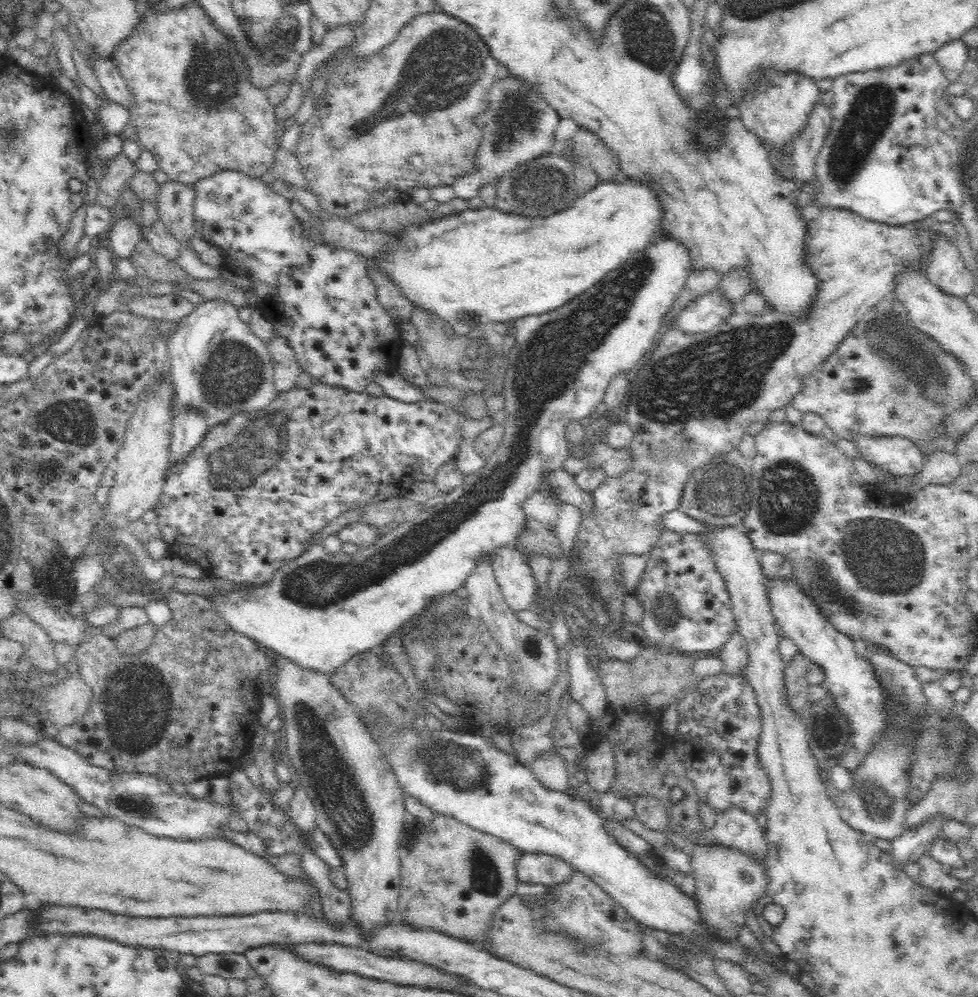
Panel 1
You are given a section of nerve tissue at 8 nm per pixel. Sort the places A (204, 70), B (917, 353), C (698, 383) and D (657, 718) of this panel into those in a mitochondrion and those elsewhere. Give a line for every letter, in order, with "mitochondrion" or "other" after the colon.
A: mitochondrion
B: mitochondrion
C: mitochondrion
D: other

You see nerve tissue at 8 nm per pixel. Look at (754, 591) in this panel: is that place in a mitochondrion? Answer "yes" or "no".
no

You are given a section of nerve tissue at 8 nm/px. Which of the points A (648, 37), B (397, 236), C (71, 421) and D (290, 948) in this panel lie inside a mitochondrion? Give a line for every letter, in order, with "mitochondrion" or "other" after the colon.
A: mitochondrion
B: other
C: mitochondrion
D: other

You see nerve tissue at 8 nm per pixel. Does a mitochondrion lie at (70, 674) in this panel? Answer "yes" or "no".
no

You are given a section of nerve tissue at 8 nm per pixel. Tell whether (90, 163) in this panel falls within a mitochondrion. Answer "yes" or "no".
no

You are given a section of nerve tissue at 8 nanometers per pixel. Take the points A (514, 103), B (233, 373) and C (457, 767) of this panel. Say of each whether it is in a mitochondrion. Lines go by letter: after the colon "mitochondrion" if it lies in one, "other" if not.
A: mitochondrion
B: mitochondrion
C: mitochondrion

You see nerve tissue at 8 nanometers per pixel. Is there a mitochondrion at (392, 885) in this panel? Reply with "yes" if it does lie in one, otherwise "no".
no

